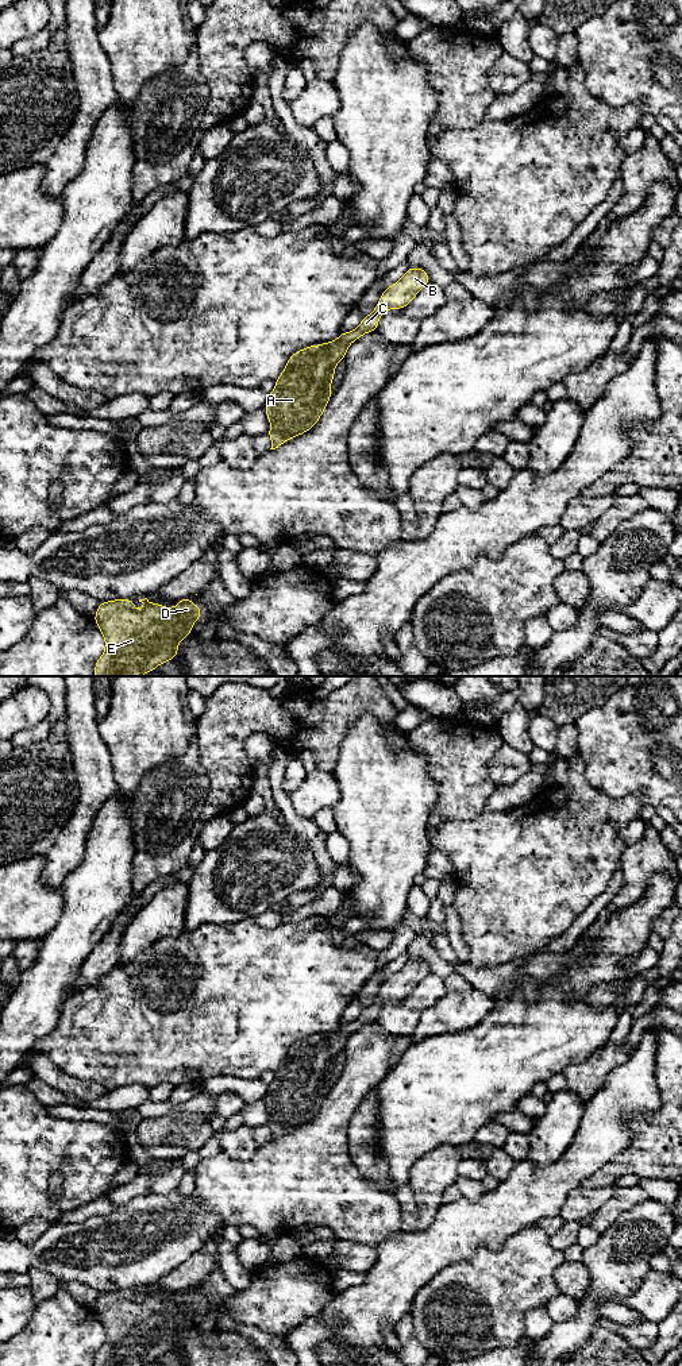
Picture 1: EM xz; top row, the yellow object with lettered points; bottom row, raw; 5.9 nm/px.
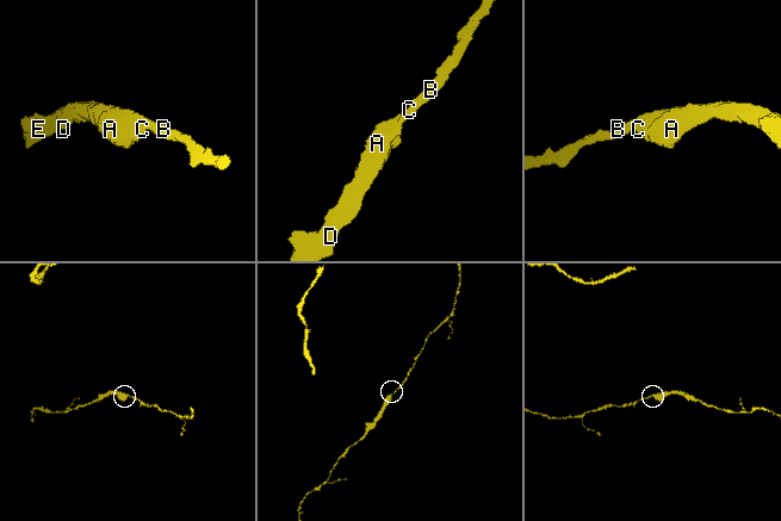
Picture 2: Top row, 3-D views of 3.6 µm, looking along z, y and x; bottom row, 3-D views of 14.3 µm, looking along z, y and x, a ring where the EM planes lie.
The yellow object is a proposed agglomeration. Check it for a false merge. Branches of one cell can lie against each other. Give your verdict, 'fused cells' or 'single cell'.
single cell

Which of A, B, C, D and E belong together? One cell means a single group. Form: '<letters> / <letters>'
A B C D E

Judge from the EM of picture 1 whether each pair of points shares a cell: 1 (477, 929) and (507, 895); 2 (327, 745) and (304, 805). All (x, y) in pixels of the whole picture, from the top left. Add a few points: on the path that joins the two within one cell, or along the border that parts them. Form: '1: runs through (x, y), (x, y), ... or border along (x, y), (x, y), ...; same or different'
1: runs through (485, 921), (503, 903); same
2: border along (322, 770), (330, 772); different

